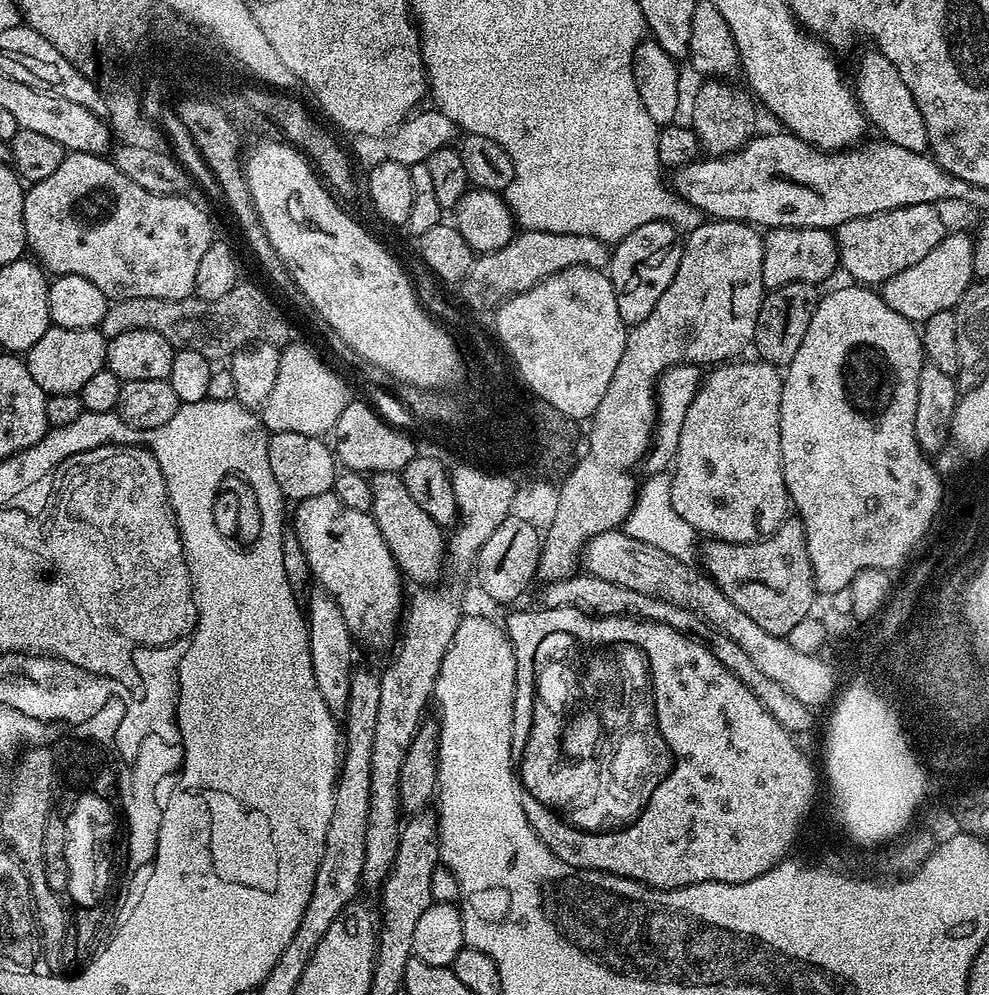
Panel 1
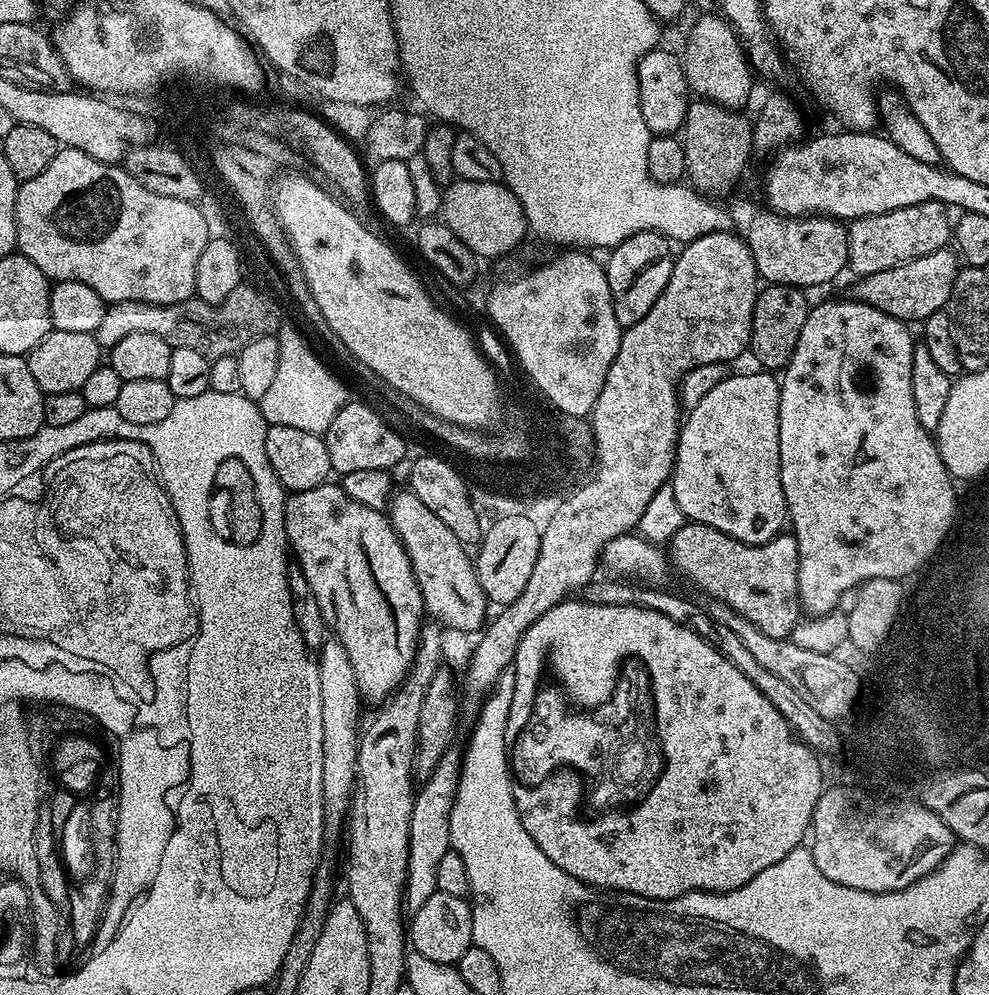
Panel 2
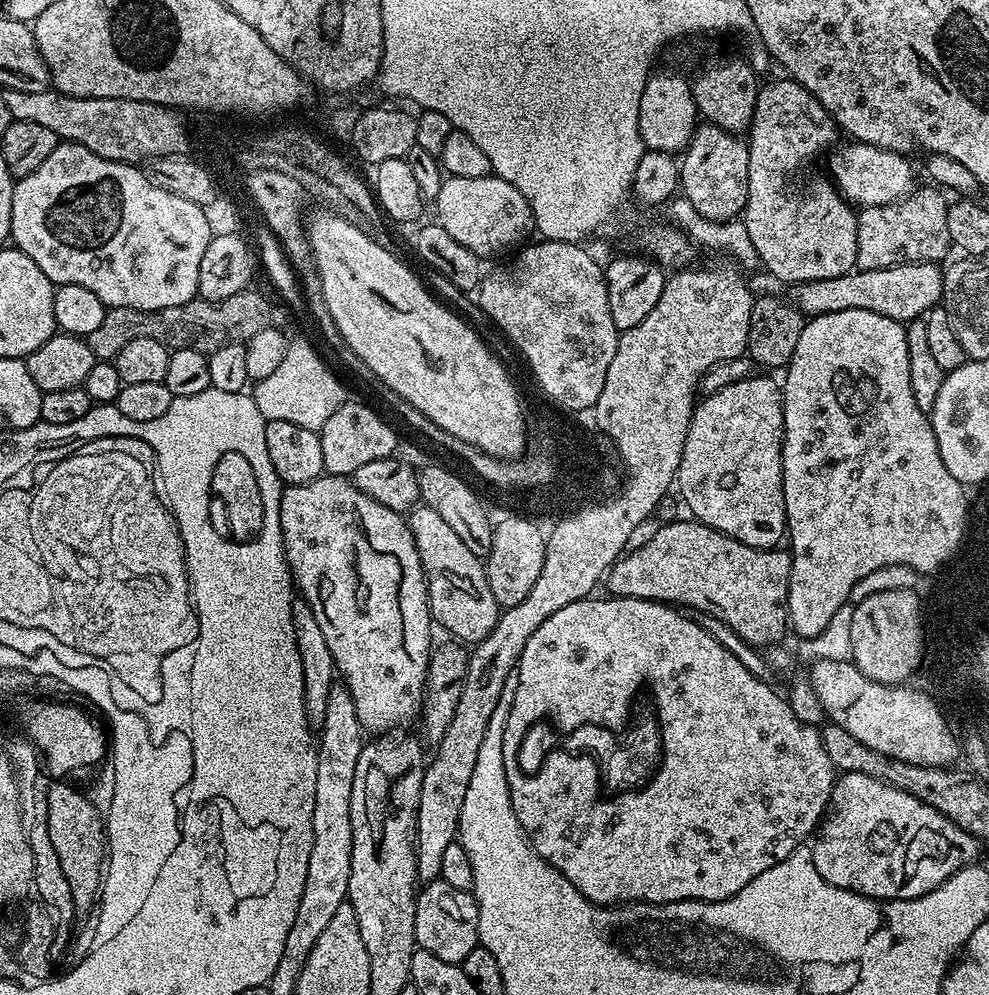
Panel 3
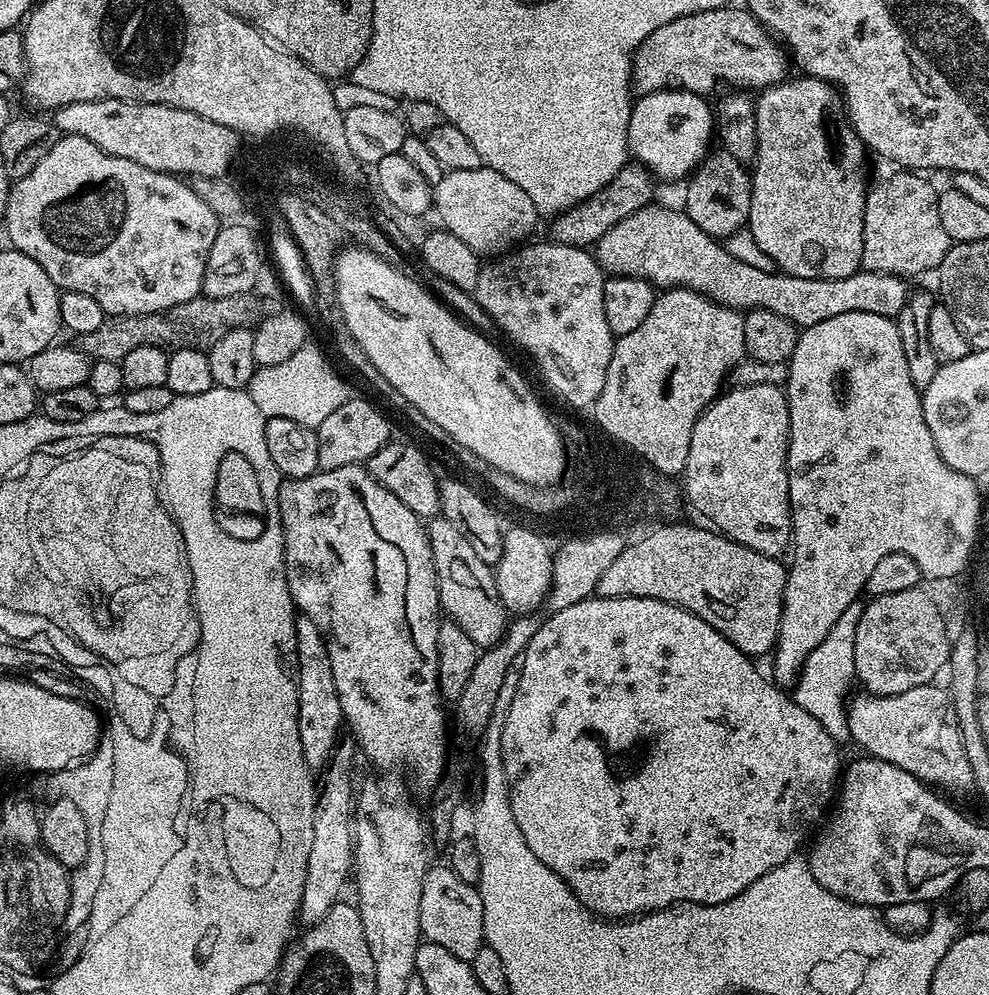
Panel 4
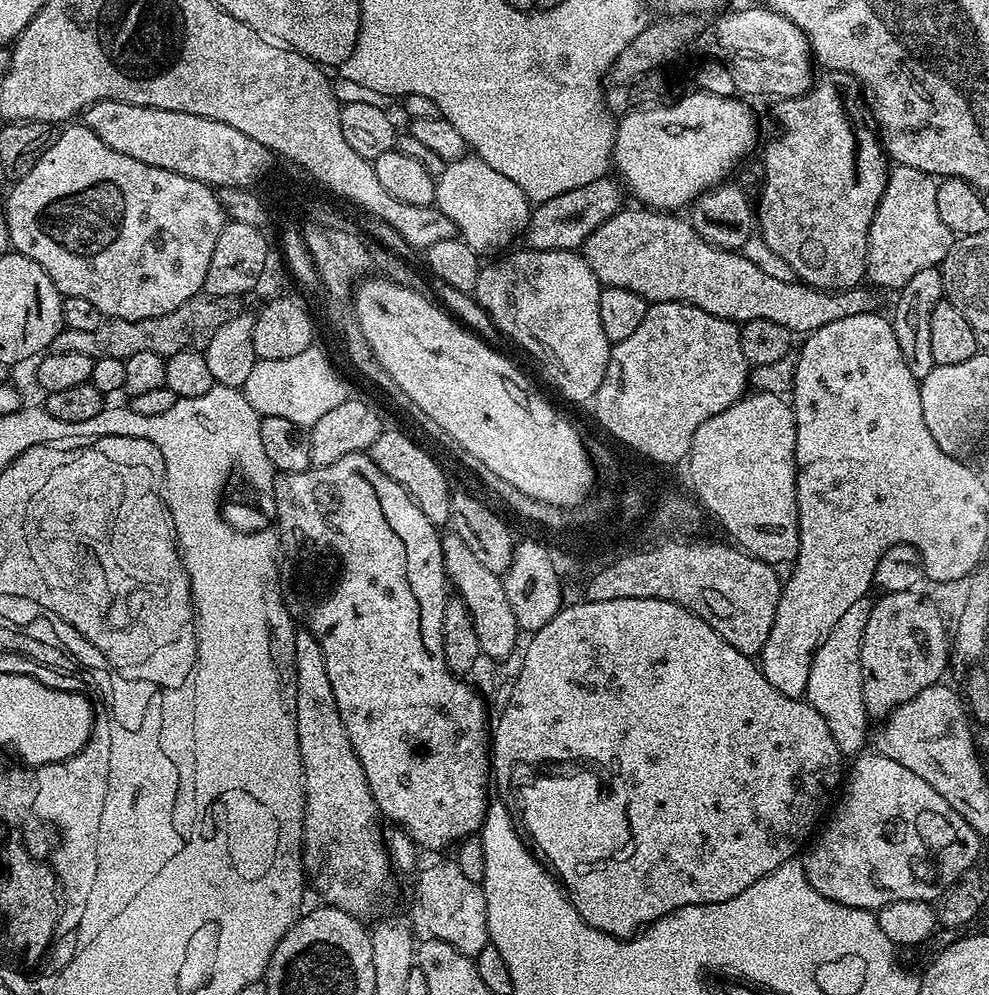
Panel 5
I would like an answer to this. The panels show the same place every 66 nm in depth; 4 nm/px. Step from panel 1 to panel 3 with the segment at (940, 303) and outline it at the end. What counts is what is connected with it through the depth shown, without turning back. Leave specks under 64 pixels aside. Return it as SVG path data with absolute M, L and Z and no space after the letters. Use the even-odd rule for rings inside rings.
M939 263L899 264L882 270L853 270L838 278L791 285L790 299L805 317L821 316L838 310L870 310L901 322L923 317L941 303L944 273Z

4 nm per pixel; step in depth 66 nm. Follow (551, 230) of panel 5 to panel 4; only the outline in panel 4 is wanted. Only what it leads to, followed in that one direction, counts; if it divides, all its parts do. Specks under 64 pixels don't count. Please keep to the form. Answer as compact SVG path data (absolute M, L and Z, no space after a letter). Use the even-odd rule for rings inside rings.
M629 162L605 188L595 192L590 199L566 209L565 212L555 217L551 221L551 239L555 243L575 248L587 249L589 246L595 246L602 238L602 234L606 234L606 230L610 230L610 226L618 226L618 222L622 222L622 218L630 218L630 214L653 203L655 196L652 195L655 194L656 187L658 187L657 181L643 164Z

